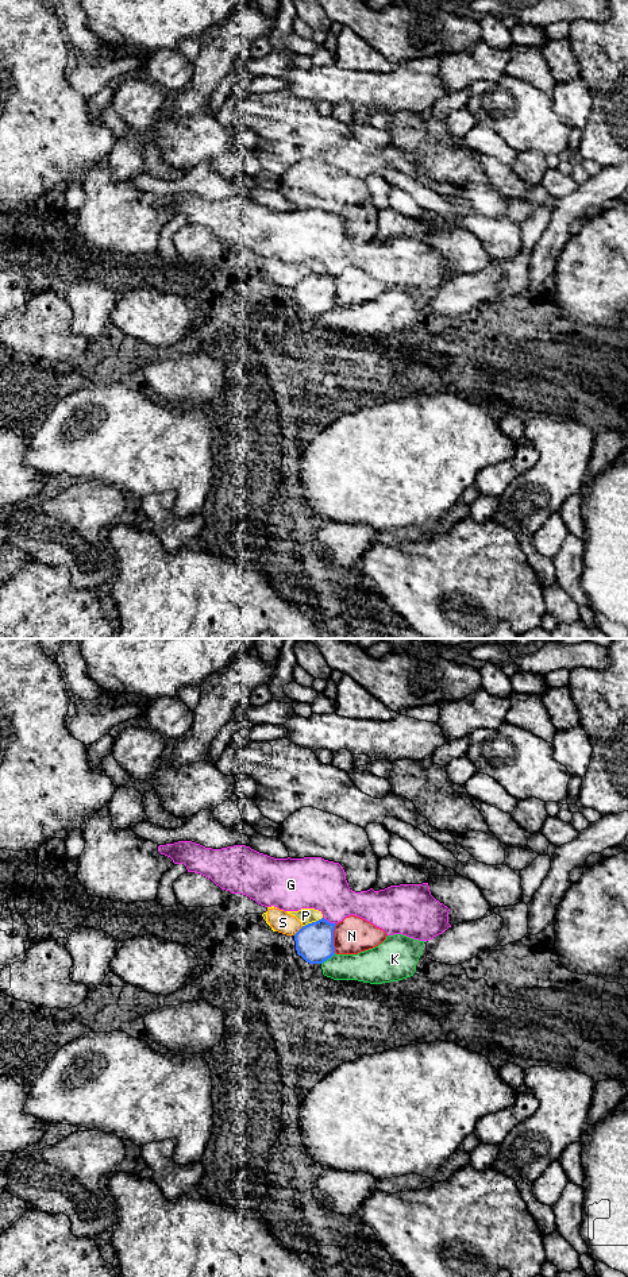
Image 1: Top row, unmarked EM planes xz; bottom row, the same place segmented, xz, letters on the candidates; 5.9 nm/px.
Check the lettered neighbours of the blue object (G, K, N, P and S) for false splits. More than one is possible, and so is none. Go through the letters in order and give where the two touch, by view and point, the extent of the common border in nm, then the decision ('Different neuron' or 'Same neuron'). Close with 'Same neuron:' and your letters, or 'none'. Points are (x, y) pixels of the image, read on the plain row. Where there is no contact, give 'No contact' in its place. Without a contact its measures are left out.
G: Touches blue at xz (330, 274). Shared border 90 nm. Different neuron
K: Touches blue at xz (328, 309). Shared border 110 nm. Different neuron
N: Touches blue at xz (332, 290). Shared border 180 nm. Different neuron
P: Touches blue at xz (312, 274). Shared border 130 nm. Different neuron
S: Touches blue at xz (299, 282). Shared border 80 nm. Different neuron
Same neuron: none

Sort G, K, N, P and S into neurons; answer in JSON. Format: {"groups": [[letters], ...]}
{"groups": [["G"], ["K"], ["N"], ["P", "S"]]}

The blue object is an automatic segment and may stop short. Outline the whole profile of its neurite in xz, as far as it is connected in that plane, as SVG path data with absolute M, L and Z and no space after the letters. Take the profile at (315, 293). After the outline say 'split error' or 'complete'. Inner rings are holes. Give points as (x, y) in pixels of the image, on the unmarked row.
M321 270L303 278L296 286L296 302L309 316L323 316L335 306L334 282L336 275Z | complete

